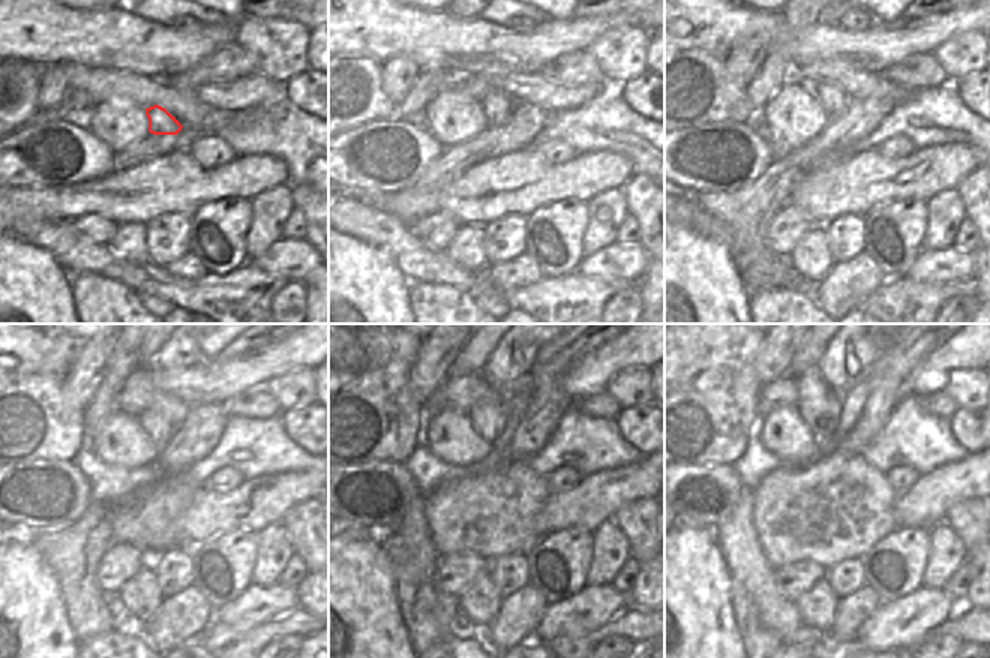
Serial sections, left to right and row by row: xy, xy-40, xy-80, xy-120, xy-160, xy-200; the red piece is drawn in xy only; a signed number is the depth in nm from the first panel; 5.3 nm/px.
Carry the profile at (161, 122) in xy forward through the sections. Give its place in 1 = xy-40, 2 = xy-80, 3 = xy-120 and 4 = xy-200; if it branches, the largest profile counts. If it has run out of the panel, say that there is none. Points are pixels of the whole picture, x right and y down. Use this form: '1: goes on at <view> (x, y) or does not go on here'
1: goes on at xy-40 (497, 105)
2: goes on at xy-80 (831, 99)
3: goes on at xy-120 (159, 430)
4: goes on at xy-200 (819, 408)

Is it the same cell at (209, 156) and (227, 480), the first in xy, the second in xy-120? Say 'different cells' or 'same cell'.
same cell

